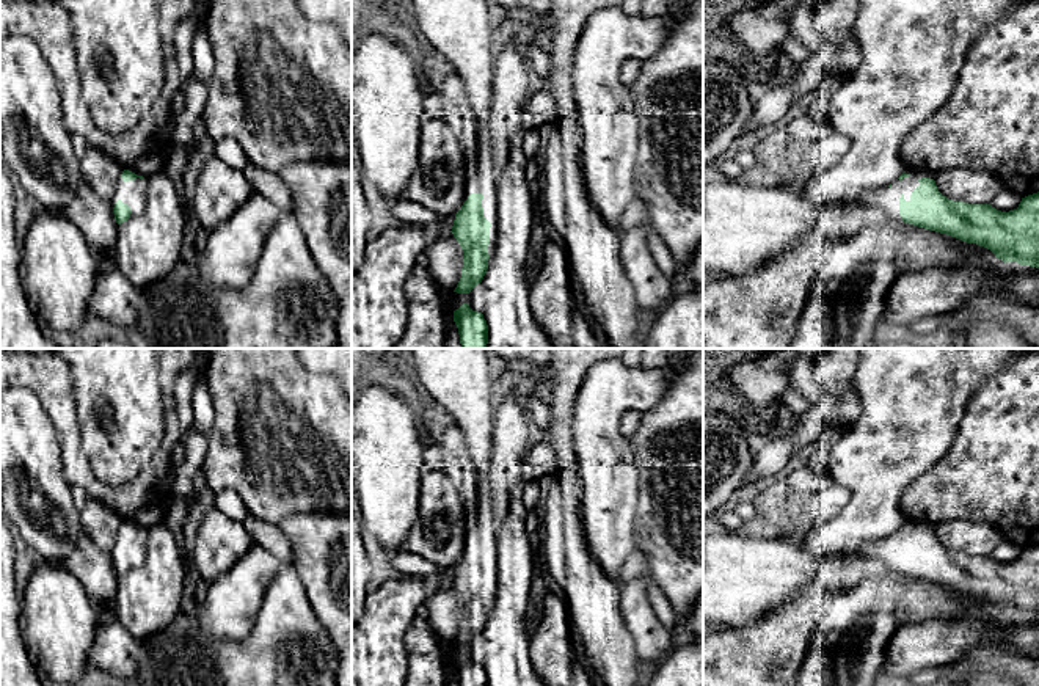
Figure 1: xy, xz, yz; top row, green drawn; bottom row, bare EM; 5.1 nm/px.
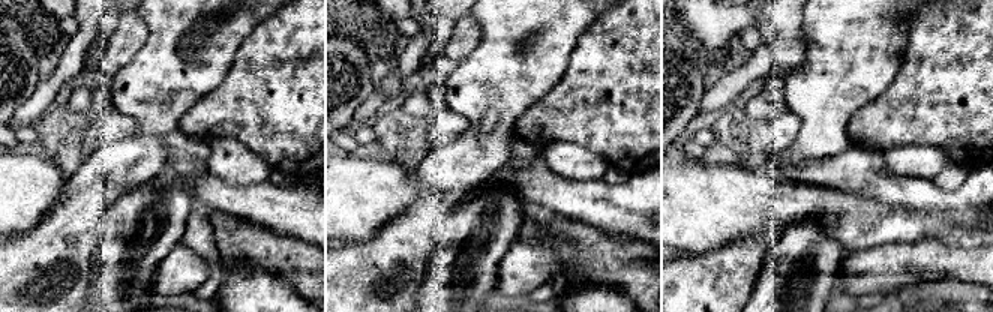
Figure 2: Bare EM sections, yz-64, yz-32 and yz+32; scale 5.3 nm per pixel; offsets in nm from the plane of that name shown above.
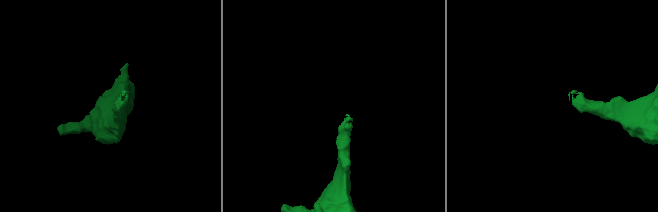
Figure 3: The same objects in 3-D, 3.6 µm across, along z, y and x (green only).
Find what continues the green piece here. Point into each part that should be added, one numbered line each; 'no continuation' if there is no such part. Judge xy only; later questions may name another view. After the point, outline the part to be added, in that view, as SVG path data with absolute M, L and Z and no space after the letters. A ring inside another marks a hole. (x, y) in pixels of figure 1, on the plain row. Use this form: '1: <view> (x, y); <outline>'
1: xy (134, 545); M119 529L110 557L115 559L116 553L121 551L130 559L130 568L137 568L146 560L148 542L149 529L137 529L135 532L129 534L124 534L122 529Z

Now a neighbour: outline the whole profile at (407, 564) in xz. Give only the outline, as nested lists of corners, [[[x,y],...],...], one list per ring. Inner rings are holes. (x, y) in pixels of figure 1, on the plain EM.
[[[397,553],[389,556],[389,565],[394,571],[406,576],[427,576],[435,573],[439,567],[416,554]]]

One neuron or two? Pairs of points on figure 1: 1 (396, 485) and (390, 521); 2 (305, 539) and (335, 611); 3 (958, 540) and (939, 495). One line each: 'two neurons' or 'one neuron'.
1: one neuron
2: one neuron
3: two neurons

